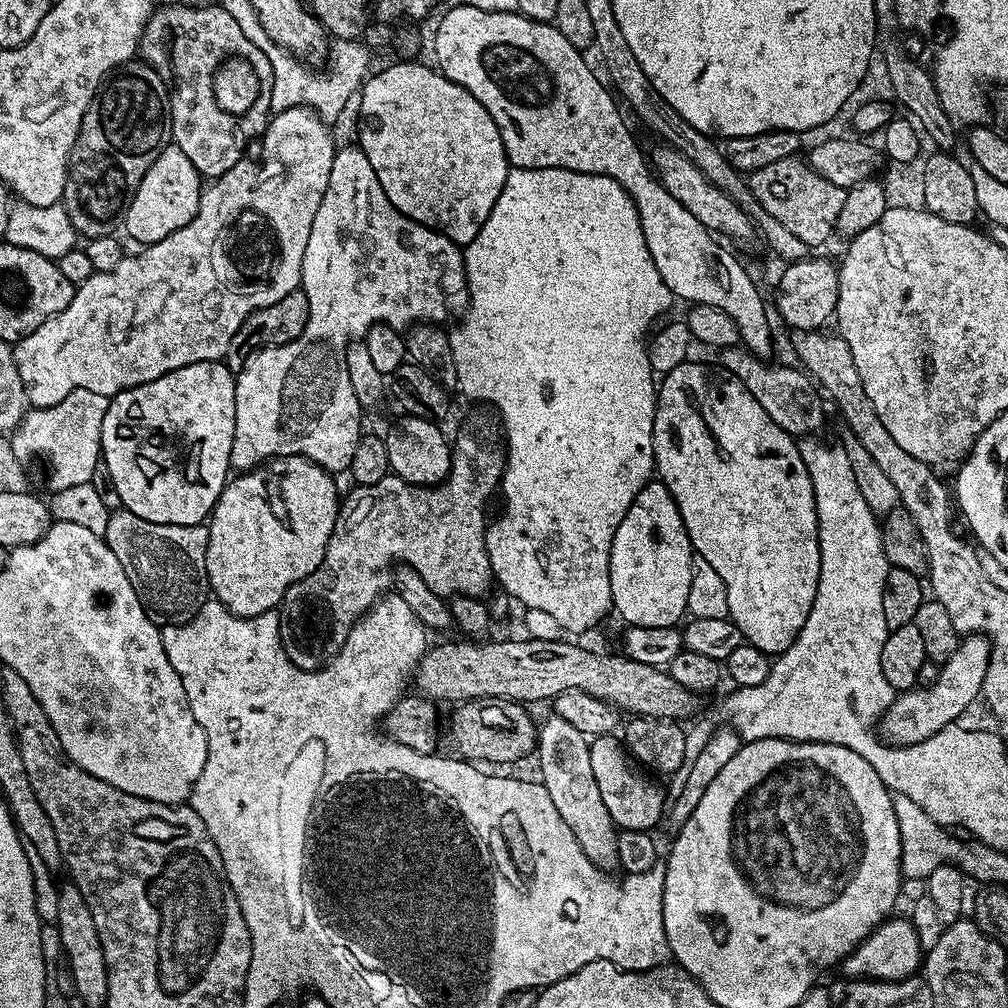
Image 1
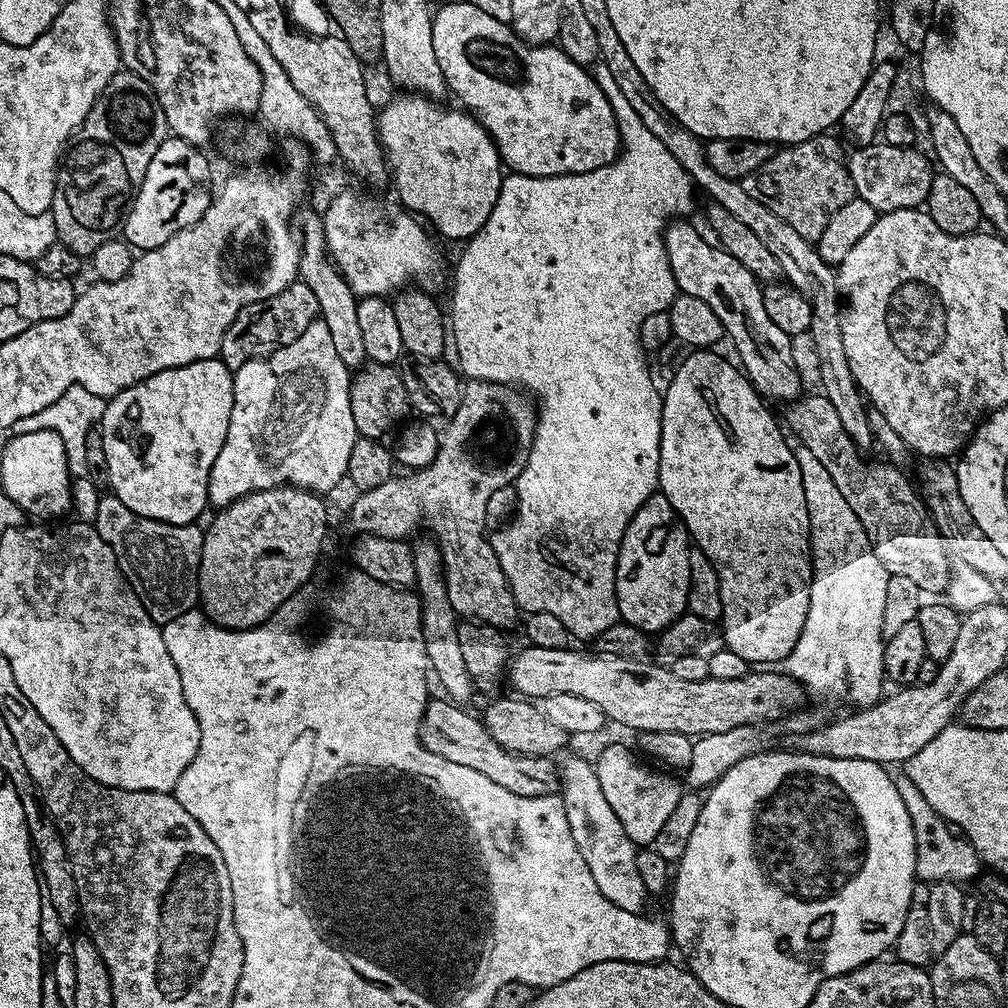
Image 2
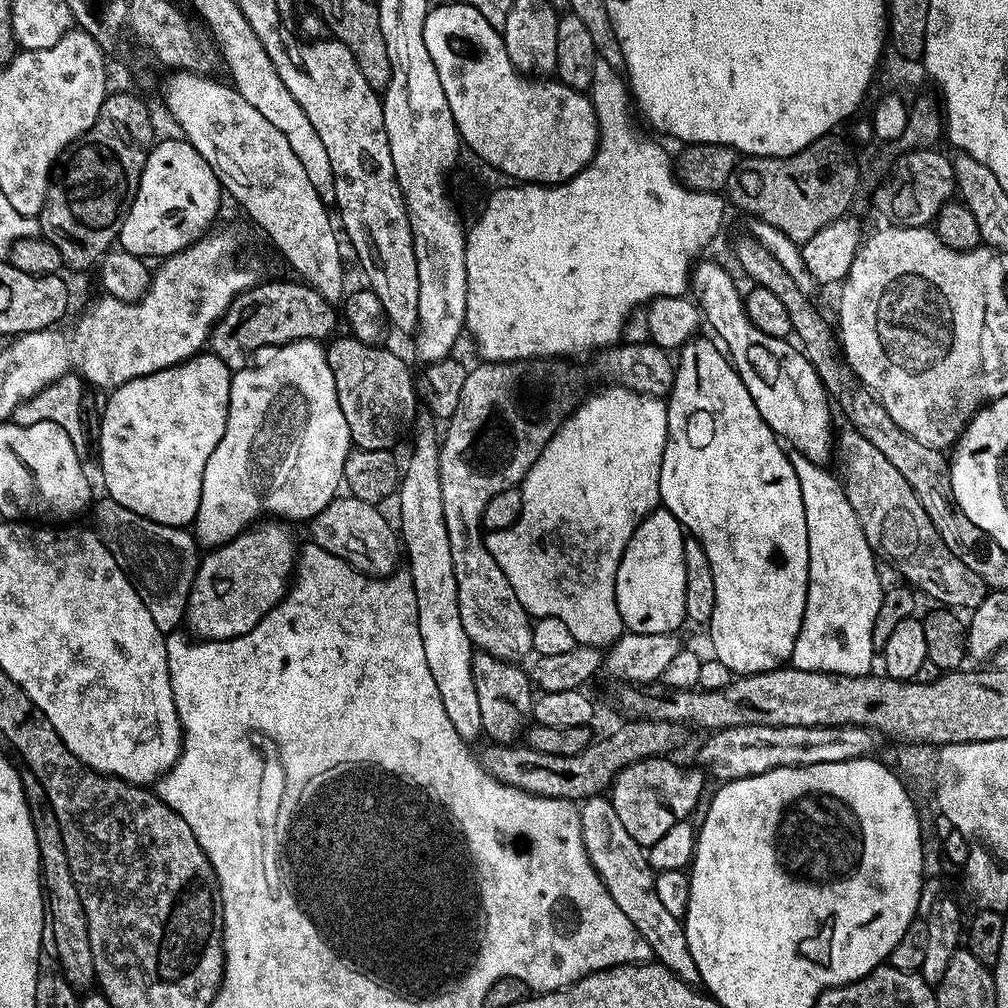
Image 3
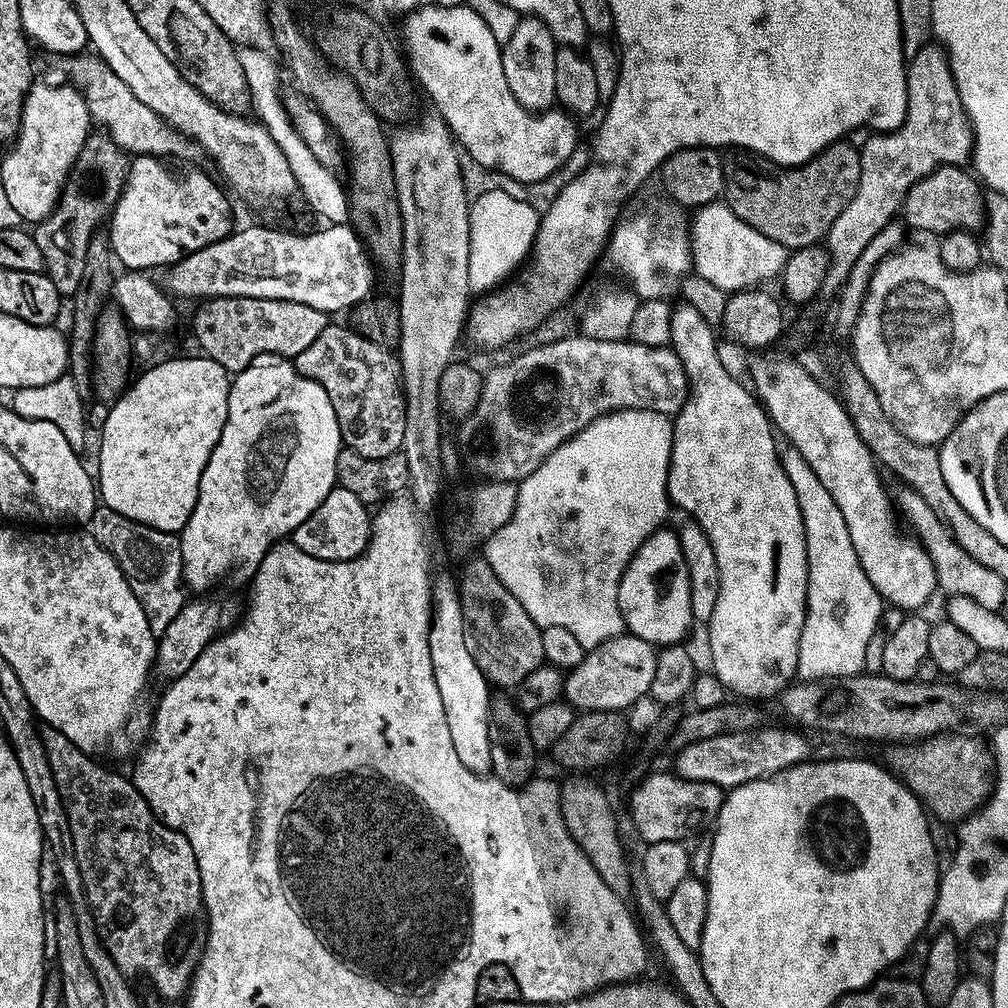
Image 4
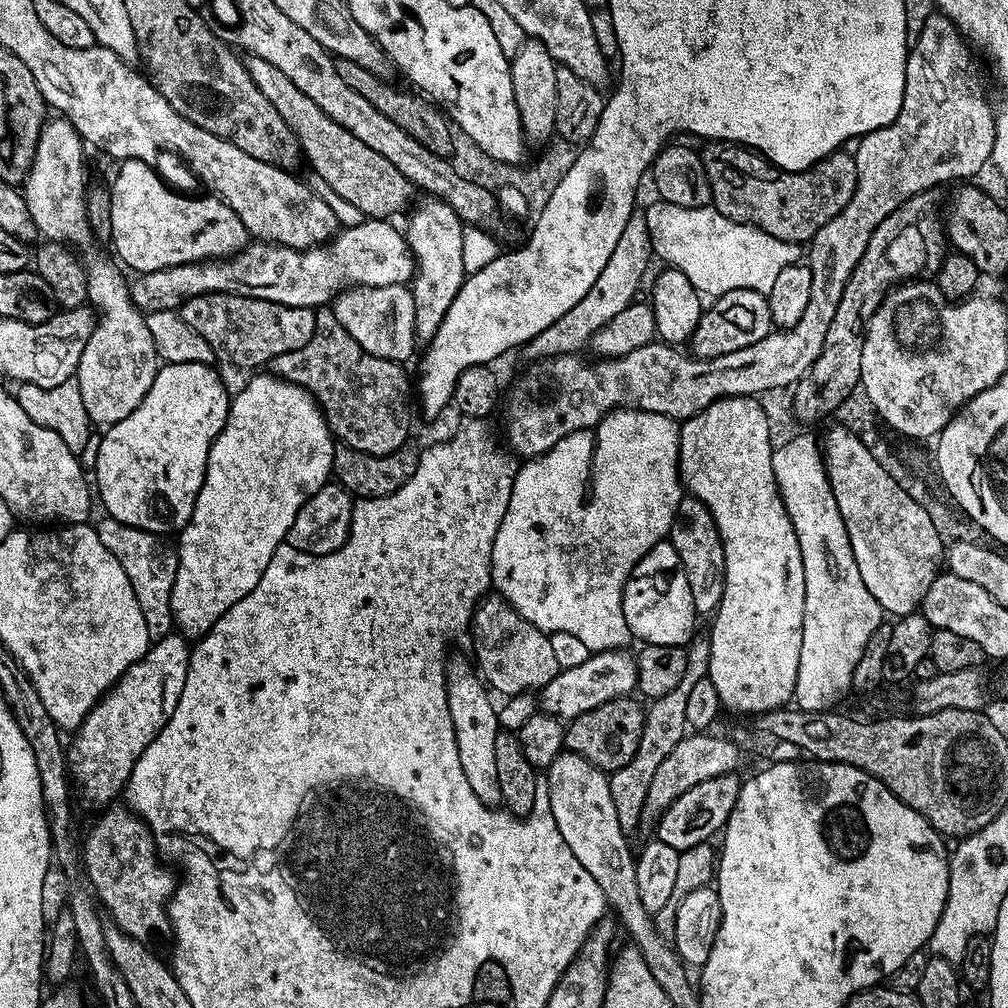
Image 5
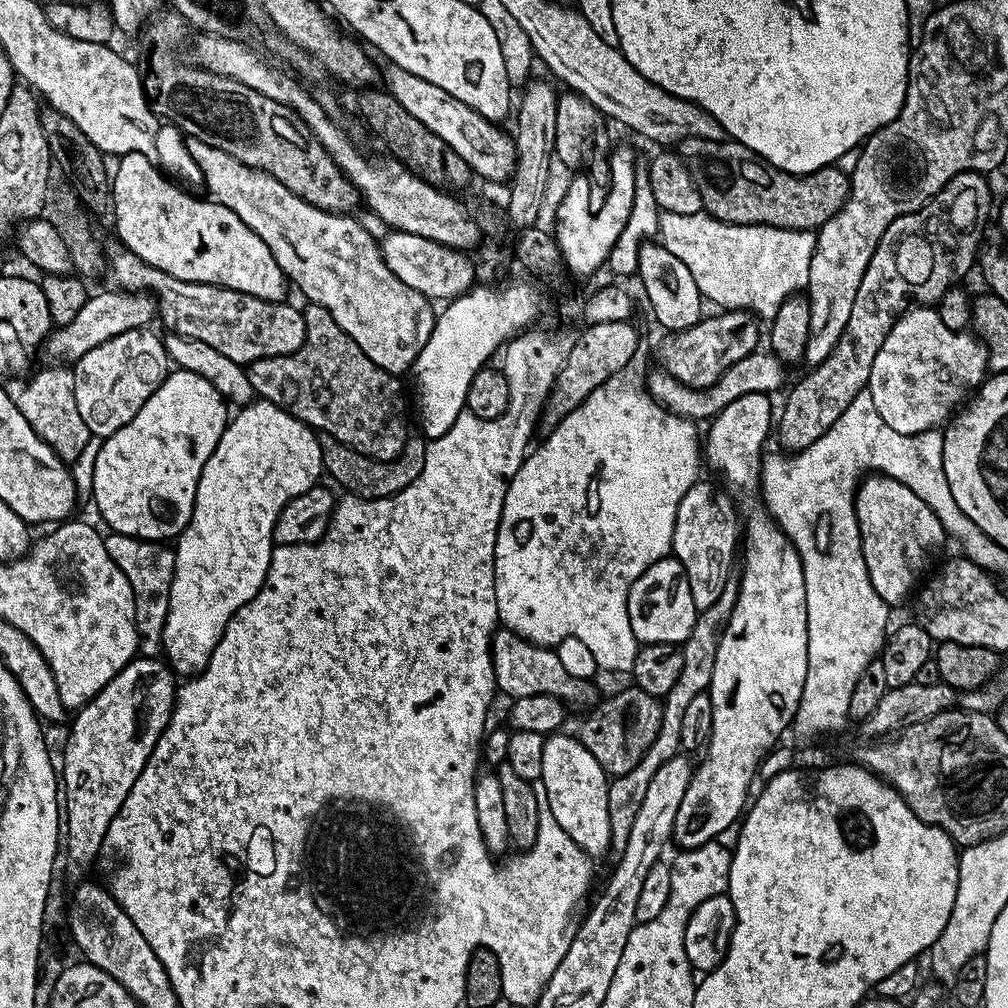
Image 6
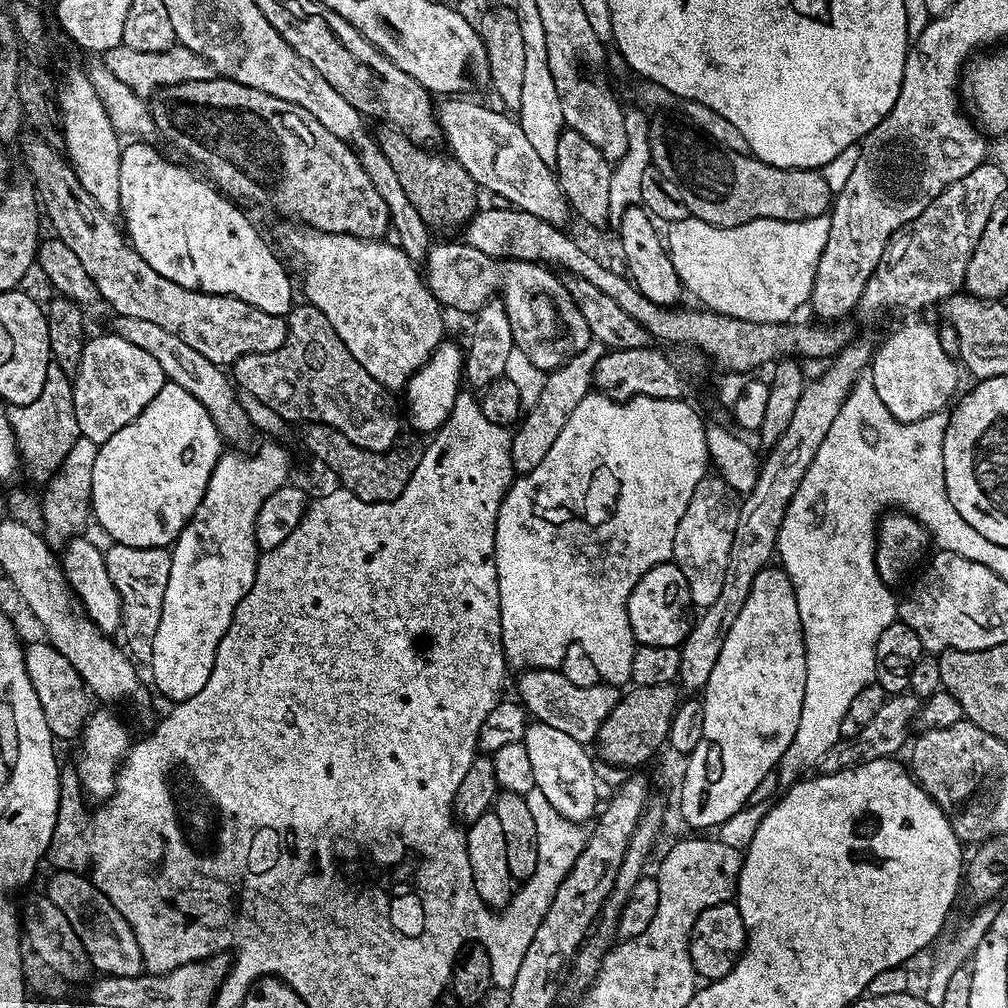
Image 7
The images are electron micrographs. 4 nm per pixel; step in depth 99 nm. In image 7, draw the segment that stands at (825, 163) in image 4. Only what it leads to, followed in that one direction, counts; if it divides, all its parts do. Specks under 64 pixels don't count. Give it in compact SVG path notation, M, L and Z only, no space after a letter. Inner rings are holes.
M653 119L649 126L651 167L662 170L682 192L689 213L702 222L718 227L742 226L755 220L805 220L823 216L834 203L834 193L820 170L814 168L779 168L757 160L751 154L725 148L701 134L687 123Z

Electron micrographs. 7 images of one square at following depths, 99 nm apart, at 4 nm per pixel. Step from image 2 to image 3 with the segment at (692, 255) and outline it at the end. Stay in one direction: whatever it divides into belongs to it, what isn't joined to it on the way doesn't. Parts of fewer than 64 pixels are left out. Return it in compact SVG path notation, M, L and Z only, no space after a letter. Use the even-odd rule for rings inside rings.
M703 260L690 273L691 291L696 291L694 296L707 327L709 324L717 332L719 343L736 365L736 373L742 378L746 390L750 390L758 414L762 414L766 426L770 426L785 445L806 454L806 458L816 464L827 465L828 452L830 456L834 448L833 405L816 367L795 343L791 344L791 339L762 334L762 330L748 320L744 296L736 289L735 278L722 265Z

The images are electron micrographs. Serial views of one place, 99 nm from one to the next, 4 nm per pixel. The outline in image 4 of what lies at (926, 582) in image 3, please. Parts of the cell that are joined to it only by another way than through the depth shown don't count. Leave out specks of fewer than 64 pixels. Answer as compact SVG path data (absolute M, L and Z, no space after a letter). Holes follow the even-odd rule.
M907 486L901 487L901 489L900 493L895 493L895 507L898 509L903 523L911 529L916 539L920 541L920 545L930 554L930 558L934 562L937 585L943 591L945 588L948 596L965 596L978 602L978 606L986 606L993 610L999 609L1006 593L1005 580L998 574L994 574L994 570L990 570L990 566L982 566L982 562L974 562L974 558L970 558L970 554L966 554L966 550L962 550L962 546L958 546L958 542L950 534L947 526L934 514L934 510L930 510L930 506L926 506L926 502L915 490Z

